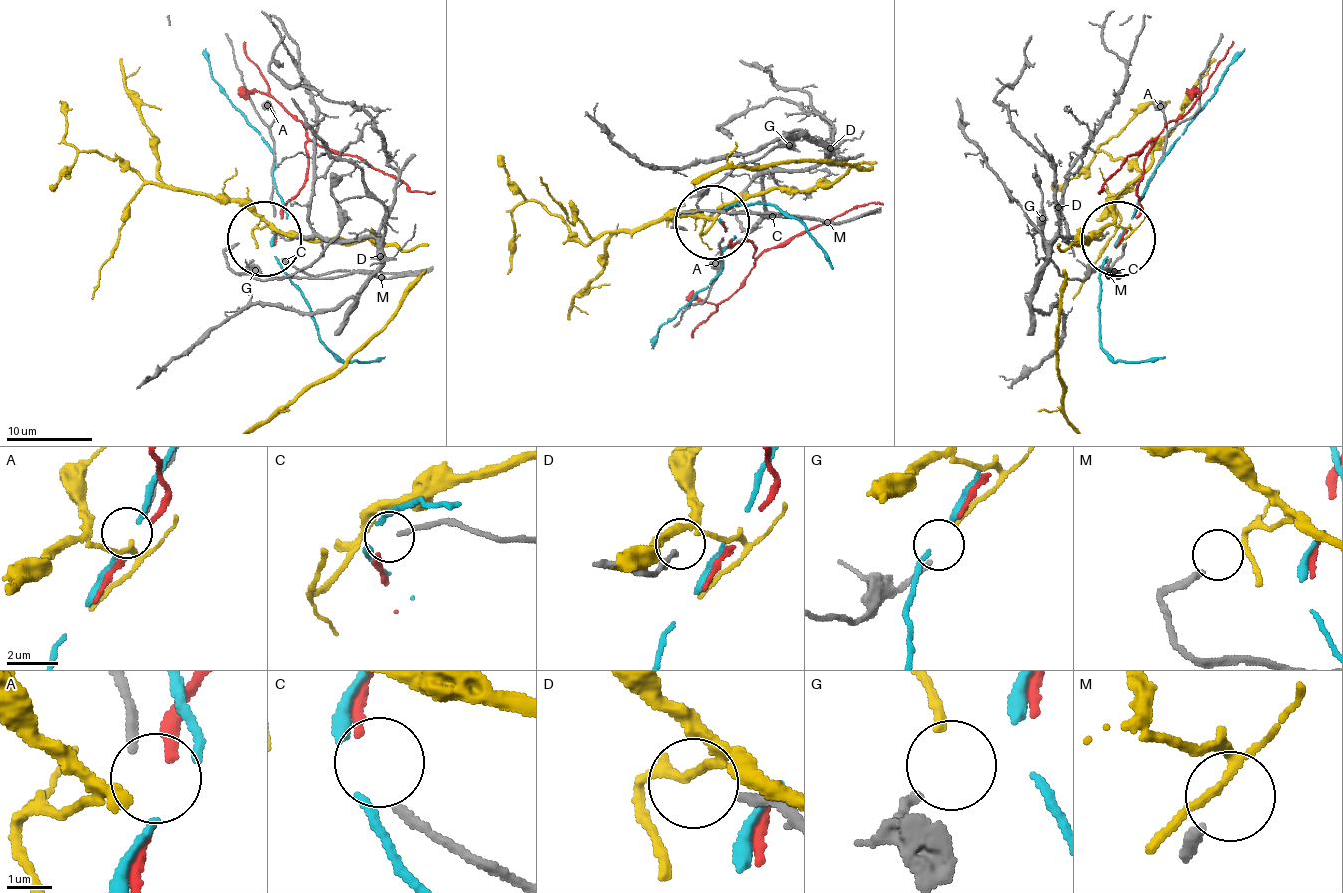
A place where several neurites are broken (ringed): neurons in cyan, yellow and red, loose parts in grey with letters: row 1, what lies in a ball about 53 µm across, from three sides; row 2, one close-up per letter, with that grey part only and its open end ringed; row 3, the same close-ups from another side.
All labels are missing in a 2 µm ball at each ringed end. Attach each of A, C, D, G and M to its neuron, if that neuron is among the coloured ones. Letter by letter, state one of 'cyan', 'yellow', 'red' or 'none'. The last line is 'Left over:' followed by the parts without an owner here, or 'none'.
A: none
C: red
D: none
G: yellow
M: none
Left over: A, D, M

